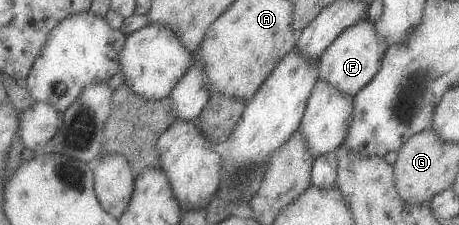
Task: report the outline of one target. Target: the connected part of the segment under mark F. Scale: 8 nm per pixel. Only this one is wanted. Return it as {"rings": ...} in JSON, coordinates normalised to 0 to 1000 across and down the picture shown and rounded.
{"rings":[[[789,89],[749,138],[728,200],[702,244],[702,324],[697,356],[715,360],[754,422],[780,422],[804,369],[810,369],[832,316],[850,200],[830,156],[819,102]]]}

